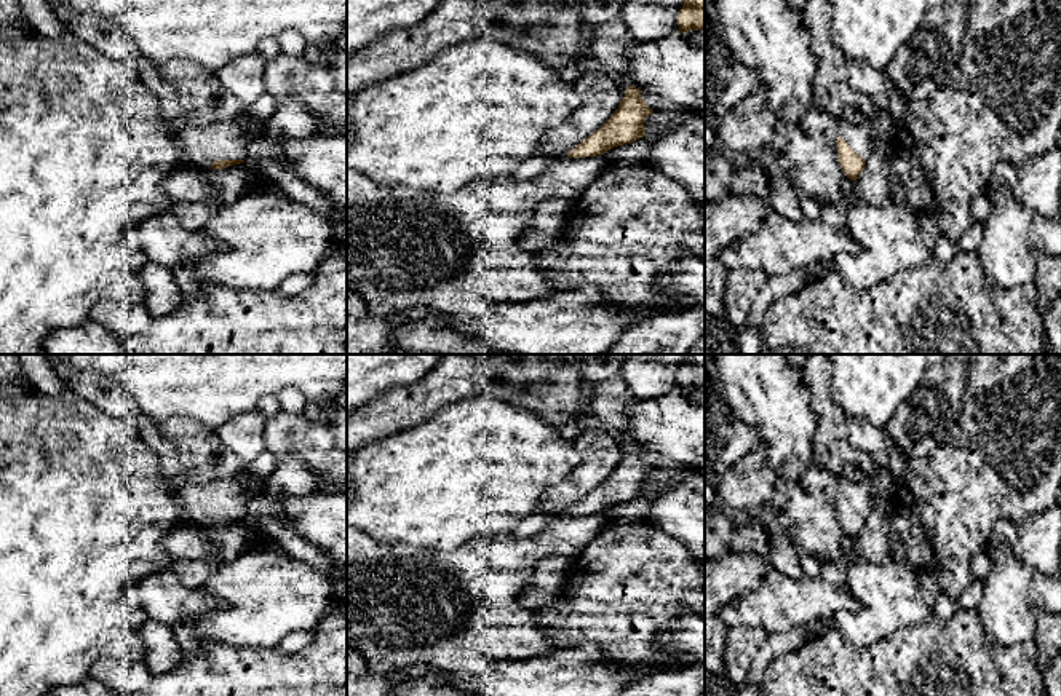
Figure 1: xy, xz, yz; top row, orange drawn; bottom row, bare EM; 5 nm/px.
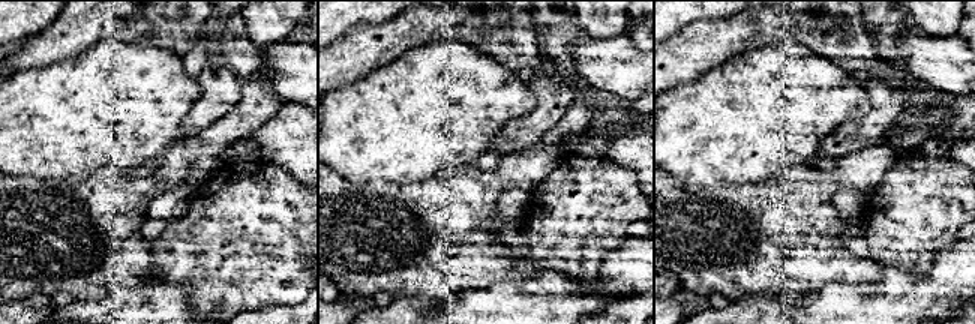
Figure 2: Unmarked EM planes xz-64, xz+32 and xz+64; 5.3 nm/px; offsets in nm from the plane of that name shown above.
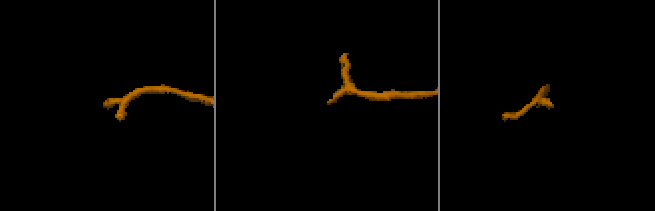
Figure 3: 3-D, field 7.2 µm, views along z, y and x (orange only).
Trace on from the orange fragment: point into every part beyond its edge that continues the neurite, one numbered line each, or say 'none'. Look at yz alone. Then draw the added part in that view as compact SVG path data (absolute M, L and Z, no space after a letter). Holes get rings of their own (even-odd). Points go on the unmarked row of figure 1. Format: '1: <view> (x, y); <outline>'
1: yz (858, 494); M840 479L839 493L864 517L871 512L874 506L874 498L871 495L871 485L864 482L852 482L848 479Z

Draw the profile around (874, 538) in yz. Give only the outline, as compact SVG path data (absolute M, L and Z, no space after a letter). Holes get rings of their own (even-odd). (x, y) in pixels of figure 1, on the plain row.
M877 500L866 516L864 527L856 536L860 554L874 564L884 564L893 559L890 501Z

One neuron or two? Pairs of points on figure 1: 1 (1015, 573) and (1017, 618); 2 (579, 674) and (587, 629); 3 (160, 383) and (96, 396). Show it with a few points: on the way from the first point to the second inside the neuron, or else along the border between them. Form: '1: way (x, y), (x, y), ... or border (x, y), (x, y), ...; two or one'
1: way (1015, 585), (1015, 607); one
2: border (558, 648), (595, 644), (615, 664); two
3: border (95, 372), (104, 375); two

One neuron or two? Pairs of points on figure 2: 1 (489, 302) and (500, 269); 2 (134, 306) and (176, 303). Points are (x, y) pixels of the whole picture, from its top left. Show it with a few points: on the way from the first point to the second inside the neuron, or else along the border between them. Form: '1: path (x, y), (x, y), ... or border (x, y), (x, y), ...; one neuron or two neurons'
1: border (530, 278), (495, 281), (483, 287), (461, 290); two neurons
2: path (144, 308), (165, 308); one neuron

